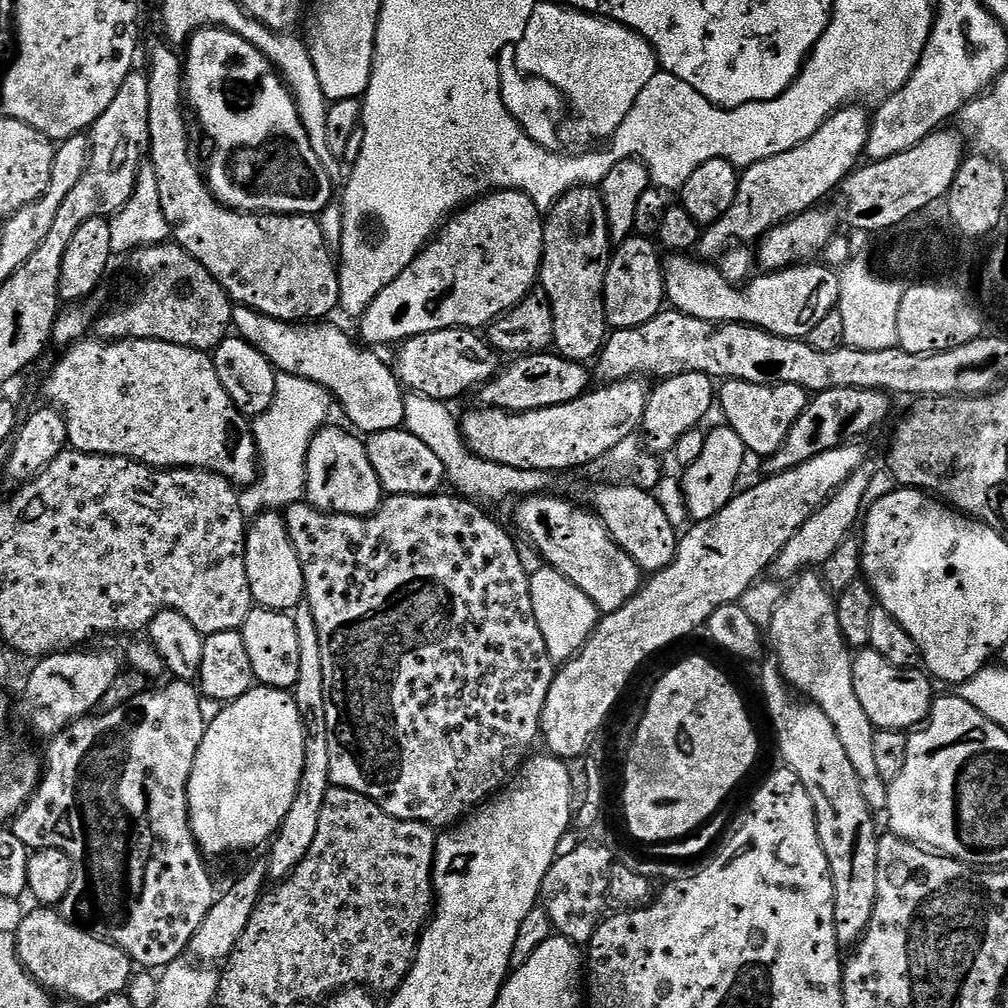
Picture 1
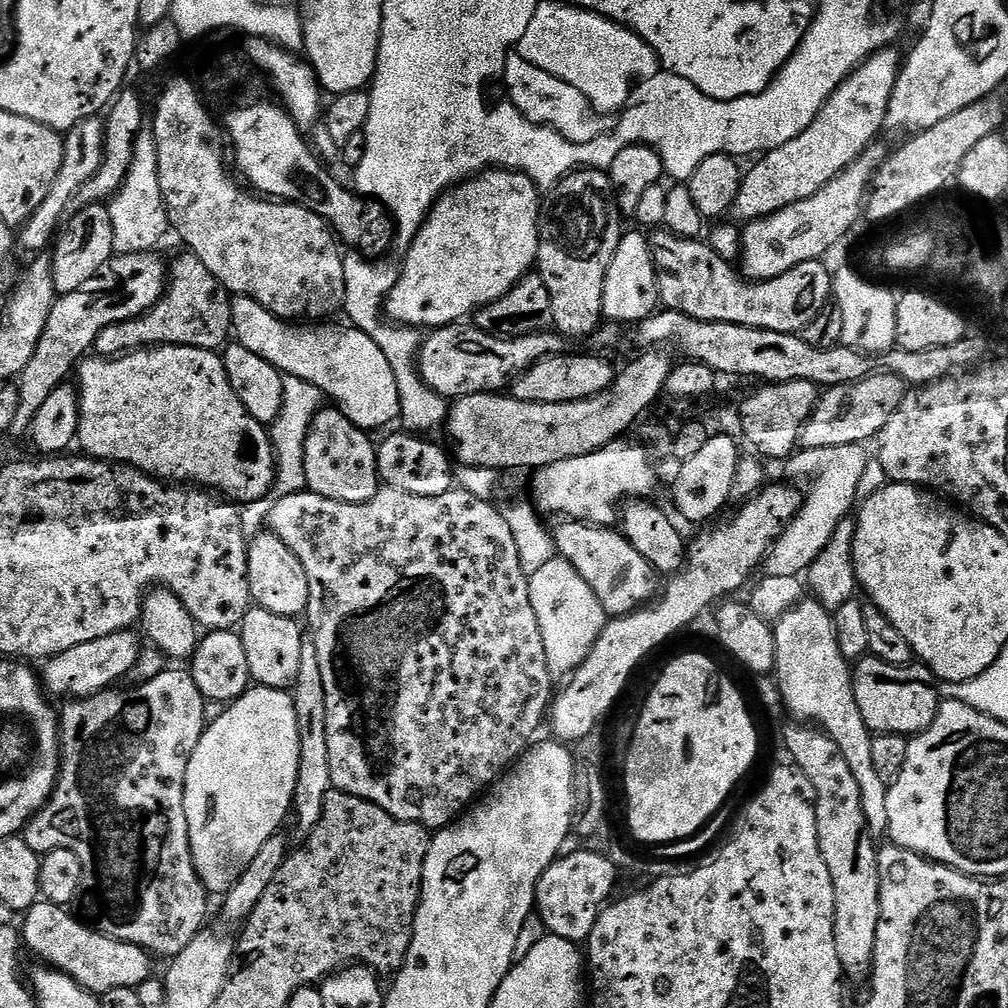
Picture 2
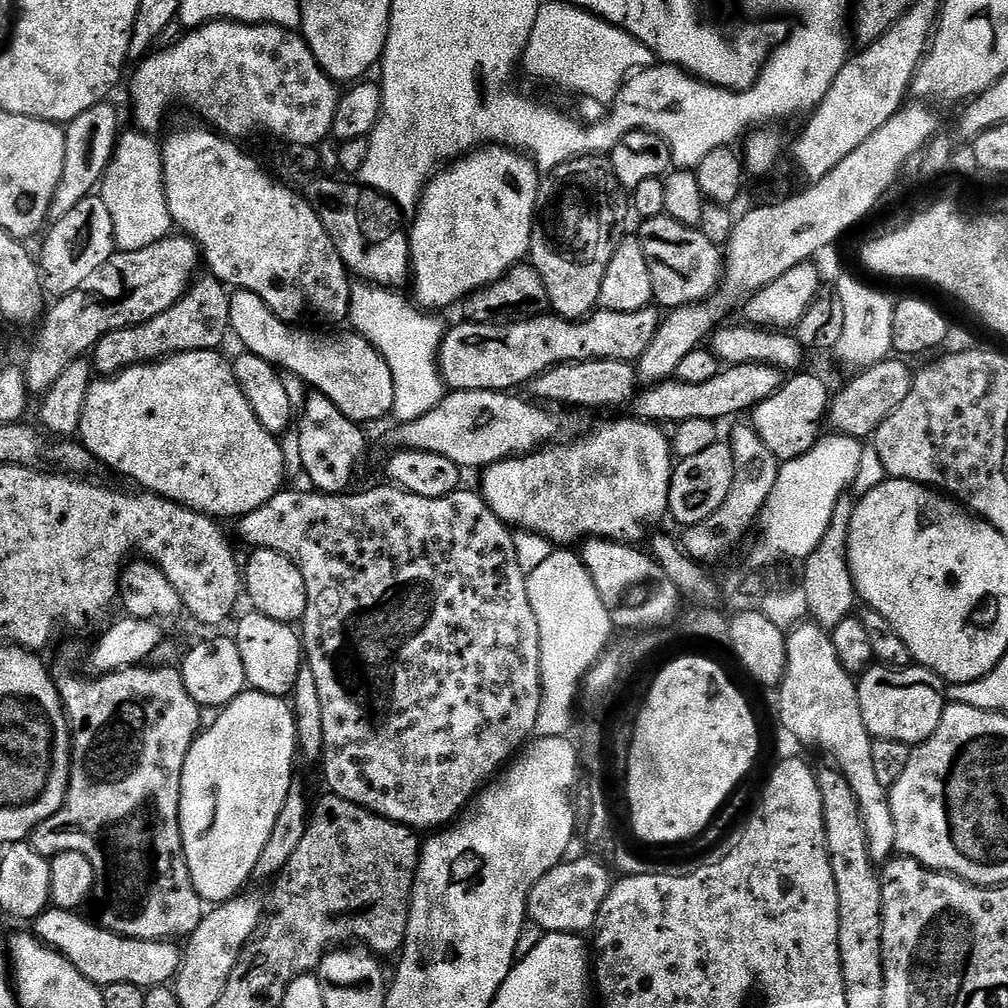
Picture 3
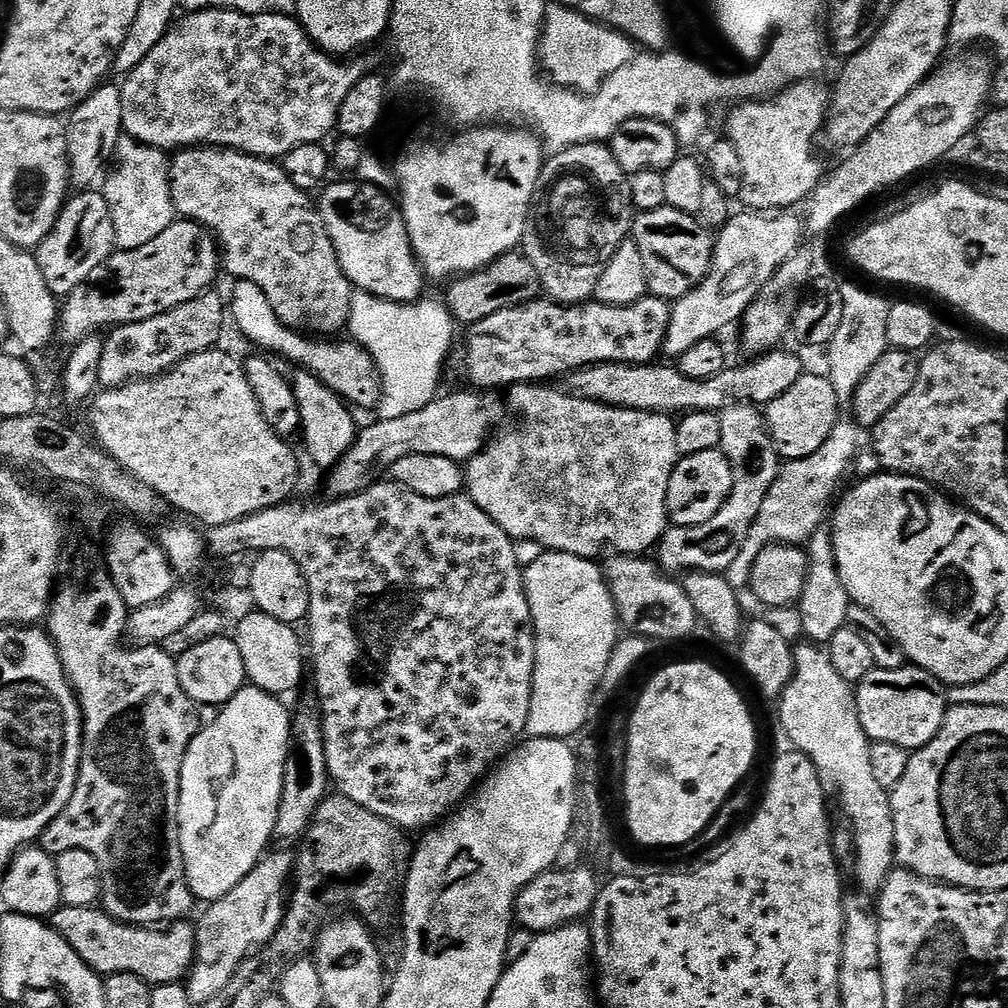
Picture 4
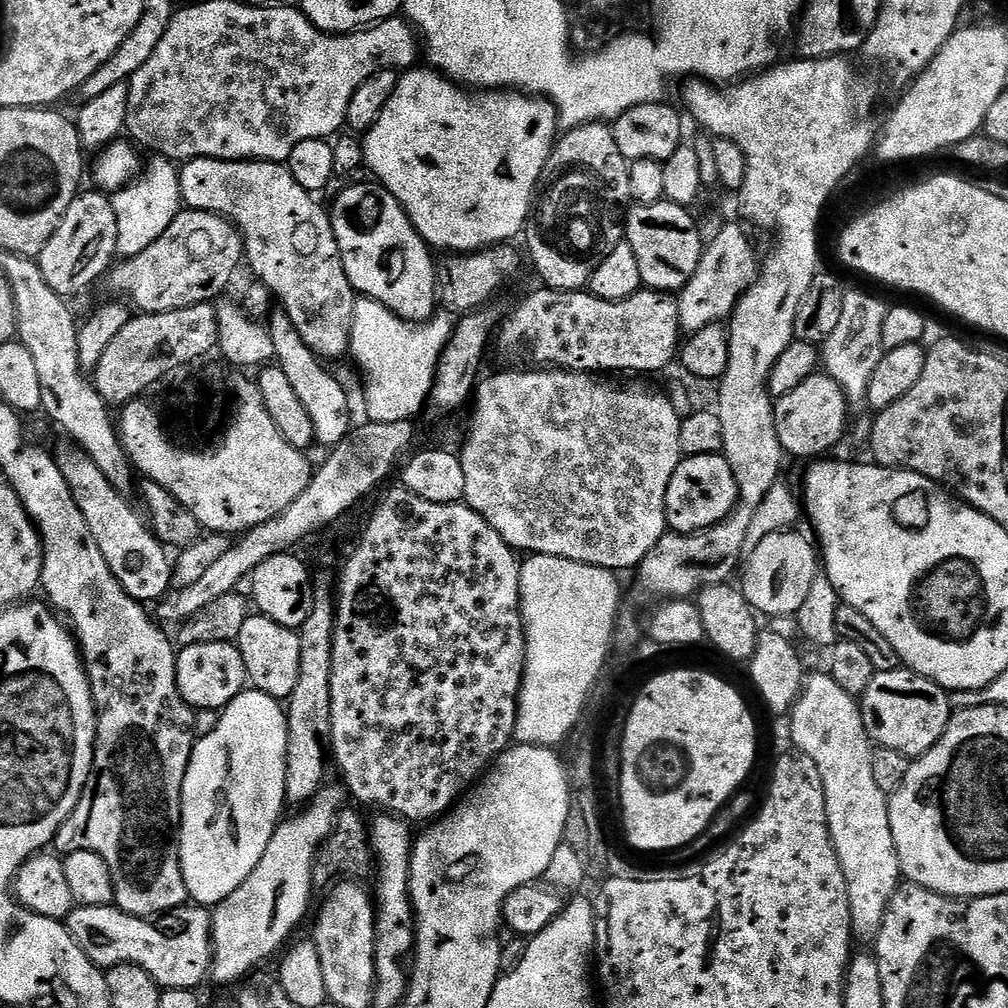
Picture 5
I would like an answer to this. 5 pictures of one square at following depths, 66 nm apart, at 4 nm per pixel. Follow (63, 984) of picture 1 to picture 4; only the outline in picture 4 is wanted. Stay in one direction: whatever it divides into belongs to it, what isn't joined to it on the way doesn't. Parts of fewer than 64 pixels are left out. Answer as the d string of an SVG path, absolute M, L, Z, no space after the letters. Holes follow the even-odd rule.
M61 906L50 923L70 942L70 946L86 962L105 976L137 976L150 986L178 984L192 971L196 958L196 929L188 922L173 922L166 930L152 926L123 924L99 907L66 908Z

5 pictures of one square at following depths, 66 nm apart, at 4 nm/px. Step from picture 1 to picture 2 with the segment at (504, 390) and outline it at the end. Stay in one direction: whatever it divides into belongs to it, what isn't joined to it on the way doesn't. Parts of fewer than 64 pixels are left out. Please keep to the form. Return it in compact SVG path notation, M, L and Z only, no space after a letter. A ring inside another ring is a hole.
M565 350L556 356L547 356L525 372L520 373L510 385L510 394L515 400L522 402L578 402L582 398L590 398L594 394L602 394L616 379L617 369L612 368L608 360L603 360L603 355L583 356L580 352Z

